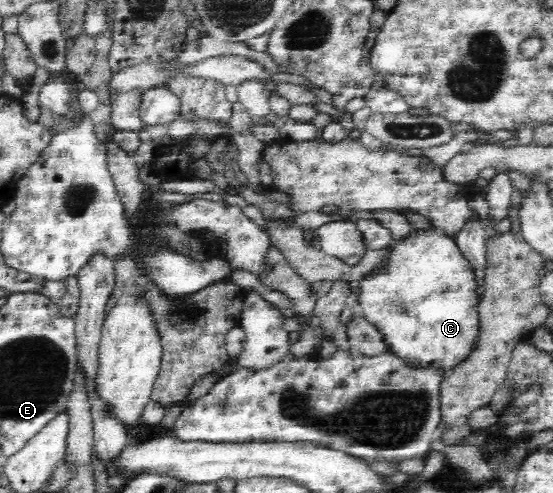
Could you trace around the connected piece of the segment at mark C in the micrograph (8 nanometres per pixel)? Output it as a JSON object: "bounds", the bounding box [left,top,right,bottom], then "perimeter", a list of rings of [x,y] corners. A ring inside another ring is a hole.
{"bounds":[357,227,479,373],"perimeter":[[[437,227],[411,229],[399,240],[392,241],[391,249],[357,287],[358,307],[361,315],[384,336],[389,351],[409,364],[435,366],[445,373],[463,361],[475,343],[479,333],[477,284],[472,266],[465,260],[455,240]]]}

